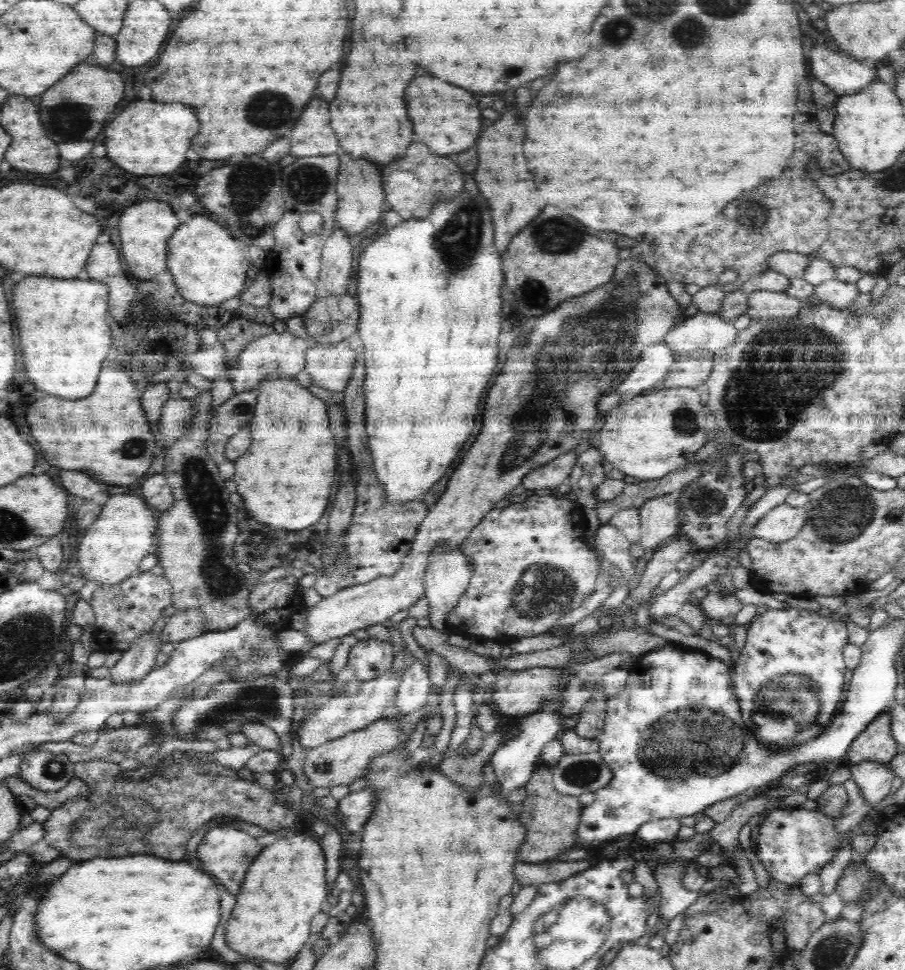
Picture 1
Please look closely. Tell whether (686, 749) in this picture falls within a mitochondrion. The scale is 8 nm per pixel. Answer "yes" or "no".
yes

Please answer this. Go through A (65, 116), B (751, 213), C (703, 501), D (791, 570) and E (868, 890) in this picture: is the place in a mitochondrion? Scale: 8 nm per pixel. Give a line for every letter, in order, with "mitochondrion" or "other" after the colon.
A: mitochondrion
B: mitochondrion
C: mitochondrion
D: other
E: mitochondrion

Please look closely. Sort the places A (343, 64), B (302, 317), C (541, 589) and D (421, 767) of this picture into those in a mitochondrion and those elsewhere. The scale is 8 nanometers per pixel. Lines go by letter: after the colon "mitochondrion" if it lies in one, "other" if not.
A: other
B: other
C: mitochondrion
D: other

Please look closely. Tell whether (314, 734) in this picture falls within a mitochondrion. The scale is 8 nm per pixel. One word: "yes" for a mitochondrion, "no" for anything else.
no

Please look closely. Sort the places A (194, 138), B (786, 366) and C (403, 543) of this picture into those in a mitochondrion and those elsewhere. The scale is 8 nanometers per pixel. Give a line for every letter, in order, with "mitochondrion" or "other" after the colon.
A: other
B: mitochondrion
C: other

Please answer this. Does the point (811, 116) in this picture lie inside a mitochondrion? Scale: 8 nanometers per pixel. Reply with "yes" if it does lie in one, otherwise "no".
no

